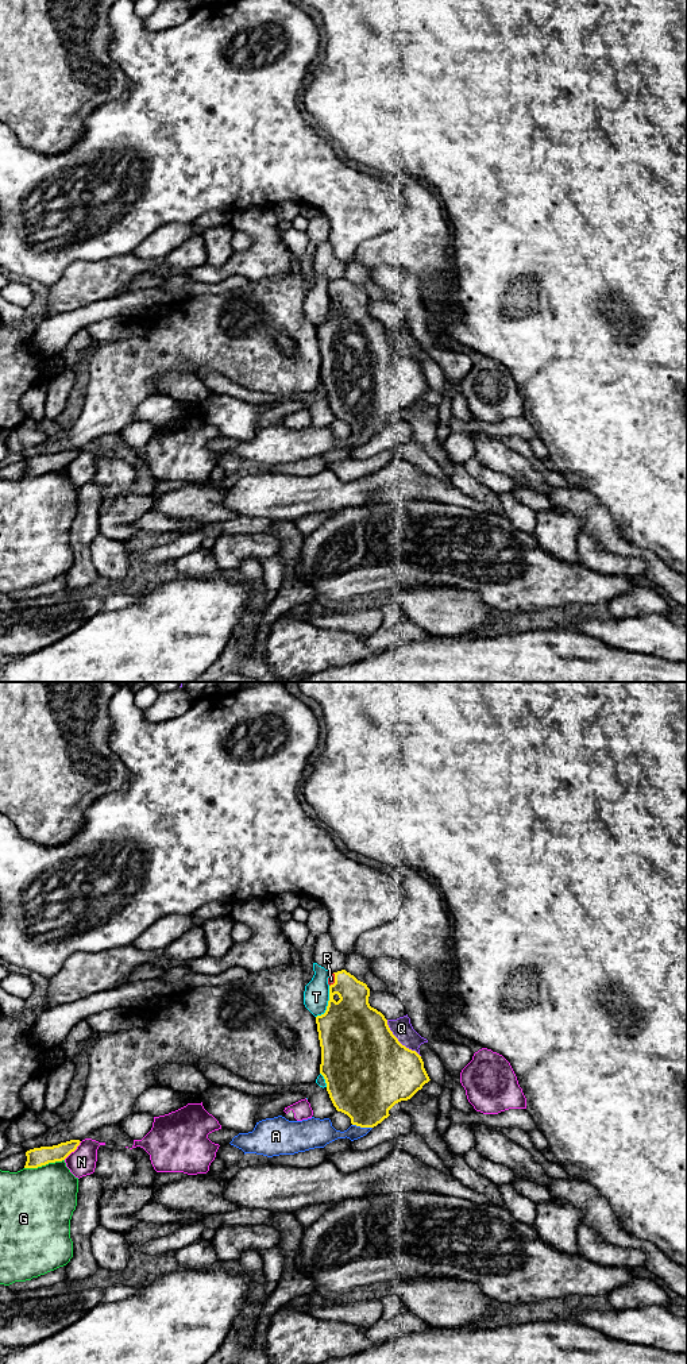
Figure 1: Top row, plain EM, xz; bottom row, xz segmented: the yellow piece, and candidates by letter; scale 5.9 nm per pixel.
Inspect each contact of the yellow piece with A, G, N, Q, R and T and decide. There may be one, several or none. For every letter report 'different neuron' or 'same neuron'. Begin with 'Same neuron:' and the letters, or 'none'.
Same neuron: R
A: different neuron
G: different neuron
N: different neuron
Q: different neuron
R: same neuron
T: different neuron

